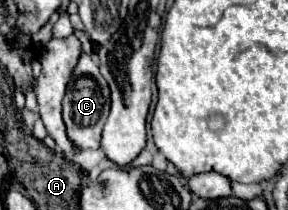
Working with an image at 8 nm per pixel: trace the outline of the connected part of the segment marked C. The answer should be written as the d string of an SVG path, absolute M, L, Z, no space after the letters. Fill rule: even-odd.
M82 53L80 61L72 73L72 79L68 83L64 101L62 101L62 117L64 117L66 133L68 133L68 139L72 141L72 145L78 149L98 149L100 147L100 133L106 123L108 111L110 111L108 83L102 79L98 65L92 61L92 57Z

